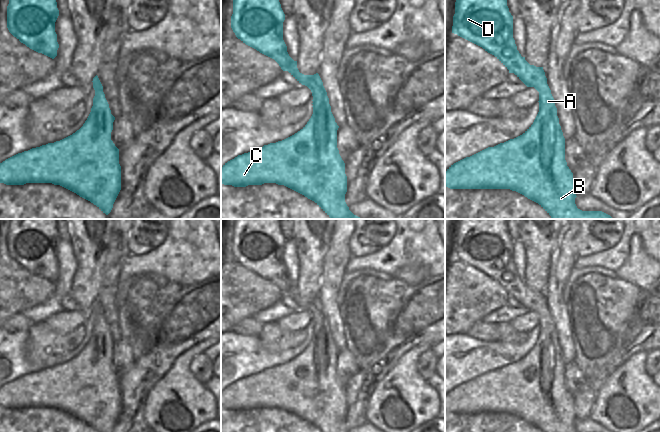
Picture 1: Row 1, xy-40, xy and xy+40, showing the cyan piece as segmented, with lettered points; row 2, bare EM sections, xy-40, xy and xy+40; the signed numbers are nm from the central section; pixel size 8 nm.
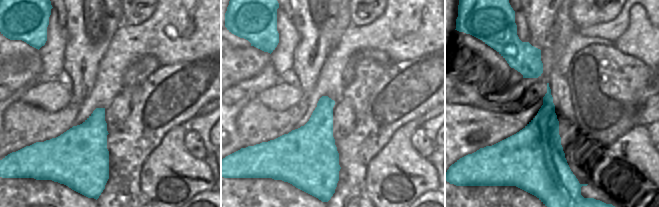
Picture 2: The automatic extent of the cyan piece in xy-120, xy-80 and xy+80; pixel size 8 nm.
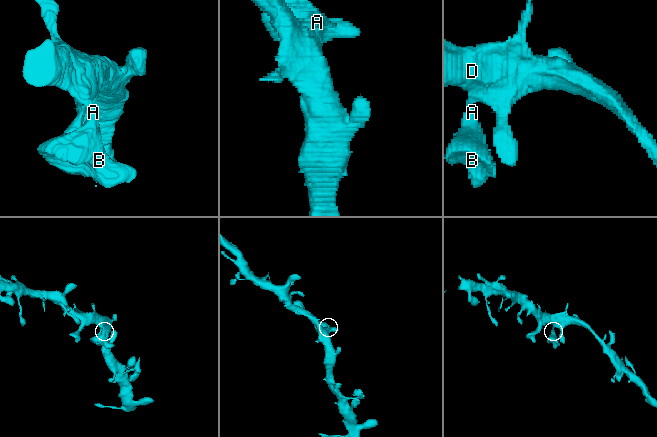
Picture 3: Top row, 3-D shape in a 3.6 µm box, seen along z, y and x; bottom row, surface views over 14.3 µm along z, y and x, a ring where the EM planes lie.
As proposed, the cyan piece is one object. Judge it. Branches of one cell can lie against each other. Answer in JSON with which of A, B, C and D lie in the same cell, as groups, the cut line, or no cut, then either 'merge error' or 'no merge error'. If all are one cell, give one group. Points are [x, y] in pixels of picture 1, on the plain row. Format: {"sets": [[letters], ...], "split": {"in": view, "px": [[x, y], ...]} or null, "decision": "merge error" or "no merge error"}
{"sets": [["A", "B", "C", "D"]], "split": null, "decision": "no merge error"}

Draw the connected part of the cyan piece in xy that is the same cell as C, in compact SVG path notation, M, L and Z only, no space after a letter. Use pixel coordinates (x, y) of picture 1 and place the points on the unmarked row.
M235 219L231 252L236 261L246 269L274 283L283 295L288 295L299 307L307 310L313 320L313 338L307 348L294 359L260 373L238 379L221 391L221 407L234 411L276 407L284 409L321 432L349 432L345 426L347 400L345 387L337 372L339 350L331 336L329 322L318 297L304 299L287 276L283 264L285 238L279 219Z

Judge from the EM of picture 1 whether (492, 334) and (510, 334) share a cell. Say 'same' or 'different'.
different

